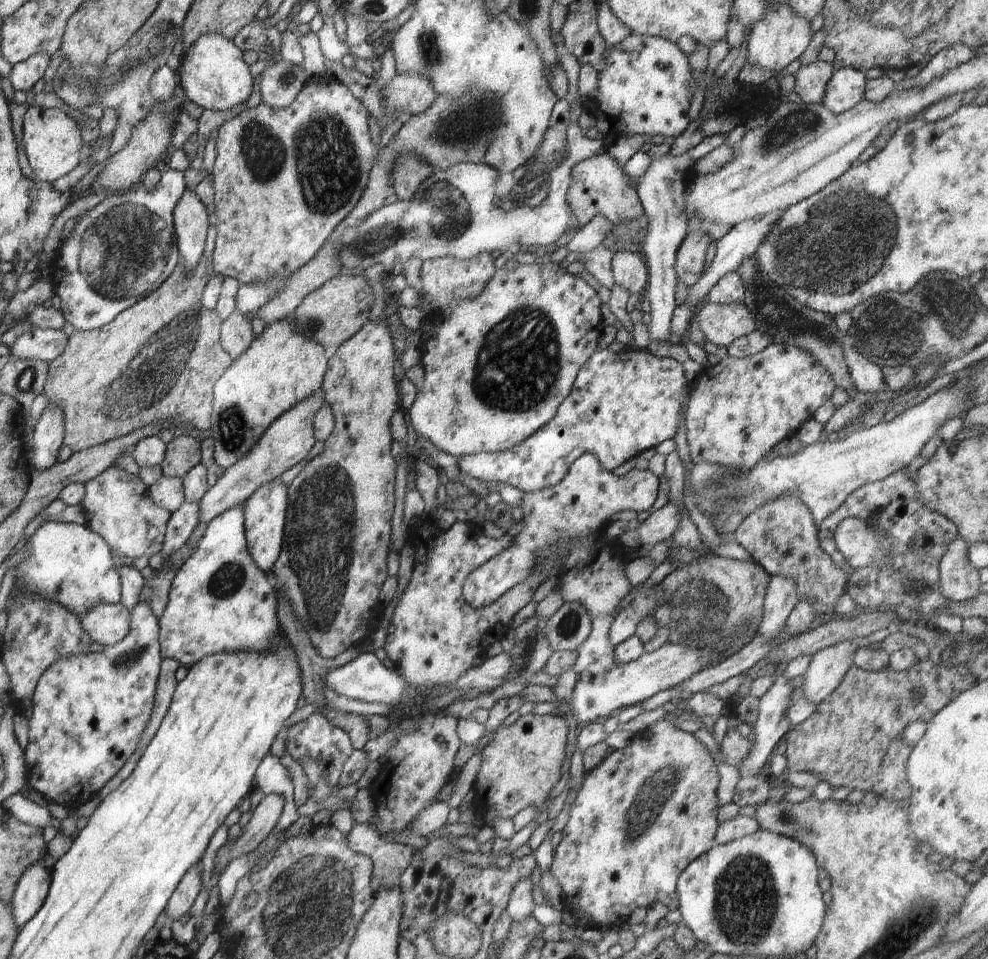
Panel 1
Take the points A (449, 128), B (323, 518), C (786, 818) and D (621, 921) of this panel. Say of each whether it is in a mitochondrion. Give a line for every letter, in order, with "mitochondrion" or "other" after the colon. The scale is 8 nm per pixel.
A: mitochondrion
B: mitochondrion
C: mitochondrion
D: other

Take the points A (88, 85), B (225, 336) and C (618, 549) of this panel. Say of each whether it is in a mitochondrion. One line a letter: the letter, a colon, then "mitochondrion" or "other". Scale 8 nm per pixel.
A: mitochondrion
B: other
C: other

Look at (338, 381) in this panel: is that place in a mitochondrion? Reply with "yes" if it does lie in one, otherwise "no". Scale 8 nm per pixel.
no

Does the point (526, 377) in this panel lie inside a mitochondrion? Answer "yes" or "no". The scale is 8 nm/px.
yes

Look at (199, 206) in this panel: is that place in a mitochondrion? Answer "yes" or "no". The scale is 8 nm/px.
no

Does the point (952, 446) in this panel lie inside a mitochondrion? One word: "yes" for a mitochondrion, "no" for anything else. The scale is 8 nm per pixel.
no

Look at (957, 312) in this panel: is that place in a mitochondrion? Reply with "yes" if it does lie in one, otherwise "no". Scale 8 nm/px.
yes

